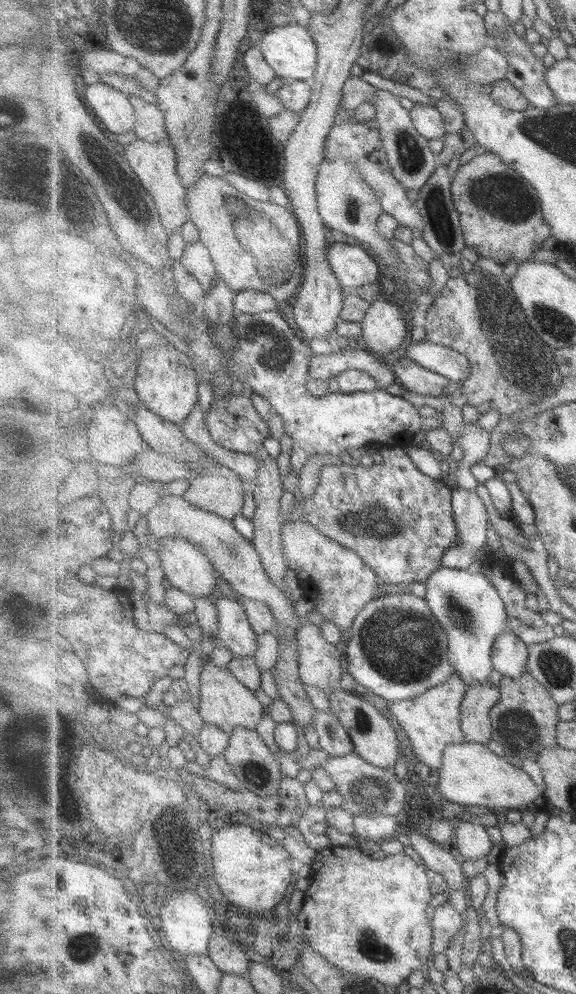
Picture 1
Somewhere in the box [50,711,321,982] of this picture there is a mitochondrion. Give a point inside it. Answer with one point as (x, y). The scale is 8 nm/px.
(83, 945)

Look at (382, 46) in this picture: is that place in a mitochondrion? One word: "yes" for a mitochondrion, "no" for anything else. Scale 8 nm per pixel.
yes

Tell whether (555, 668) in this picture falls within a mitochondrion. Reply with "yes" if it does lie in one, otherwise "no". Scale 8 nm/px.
yes

